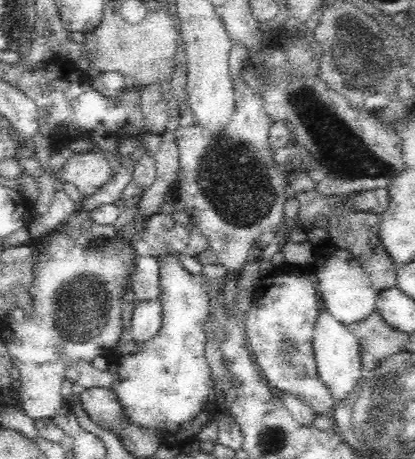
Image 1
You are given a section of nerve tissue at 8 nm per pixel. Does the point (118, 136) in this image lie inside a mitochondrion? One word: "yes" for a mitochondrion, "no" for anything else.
no

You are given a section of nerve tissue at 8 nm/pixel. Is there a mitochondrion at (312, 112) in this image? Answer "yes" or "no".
yes

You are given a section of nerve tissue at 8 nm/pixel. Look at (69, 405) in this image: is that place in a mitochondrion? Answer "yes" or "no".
no

